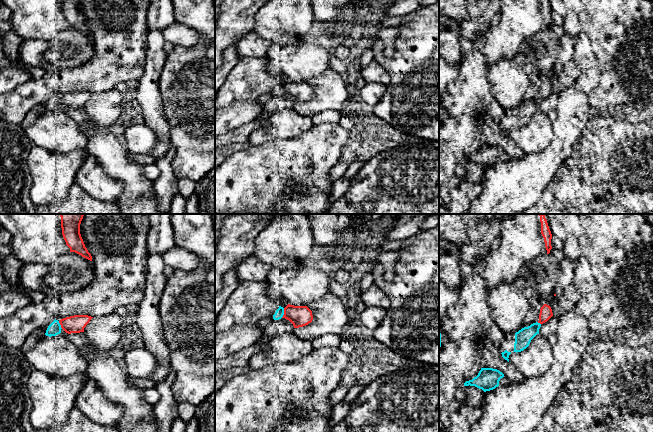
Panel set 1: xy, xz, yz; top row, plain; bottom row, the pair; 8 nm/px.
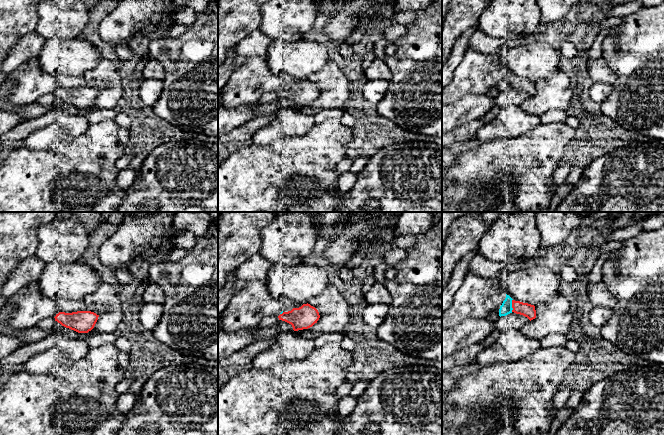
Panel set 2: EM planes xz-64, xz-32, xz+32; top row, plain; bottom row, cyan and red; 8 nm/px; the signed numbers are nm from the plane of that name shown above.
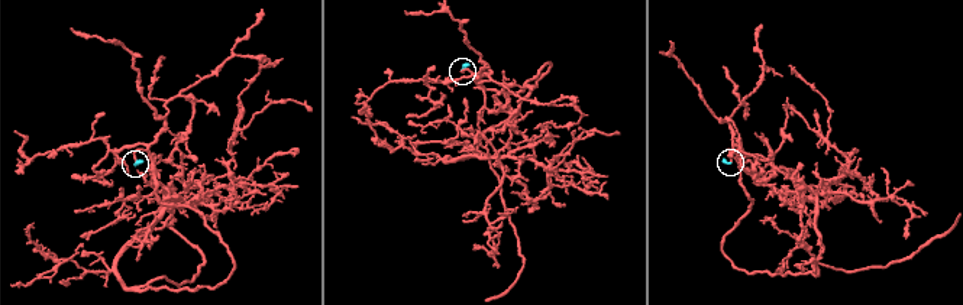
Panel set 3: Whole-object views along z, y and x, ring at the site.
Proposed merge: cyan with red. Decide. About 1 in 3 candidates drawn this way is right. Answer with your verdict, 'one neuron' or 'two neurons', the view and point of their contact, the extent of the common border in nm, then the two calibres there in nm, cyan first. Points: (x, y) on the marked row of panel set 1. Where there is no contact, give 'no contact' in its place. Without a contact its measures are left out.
one neuron | xz (283, 313) | 80 nm | 70/170 nm

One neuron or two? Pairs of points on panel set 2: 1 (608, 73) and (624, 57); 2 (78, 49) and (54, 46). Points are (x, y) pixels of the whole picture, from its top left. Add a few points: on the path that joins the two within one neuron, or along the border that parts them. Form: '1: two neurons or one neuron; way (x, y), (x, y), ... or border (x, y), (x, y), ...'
1: two neurons; border (601, 56), (616, 75), (616, 81), (613, 84)
2: one neuron; way (72, 51), (60, 51)

